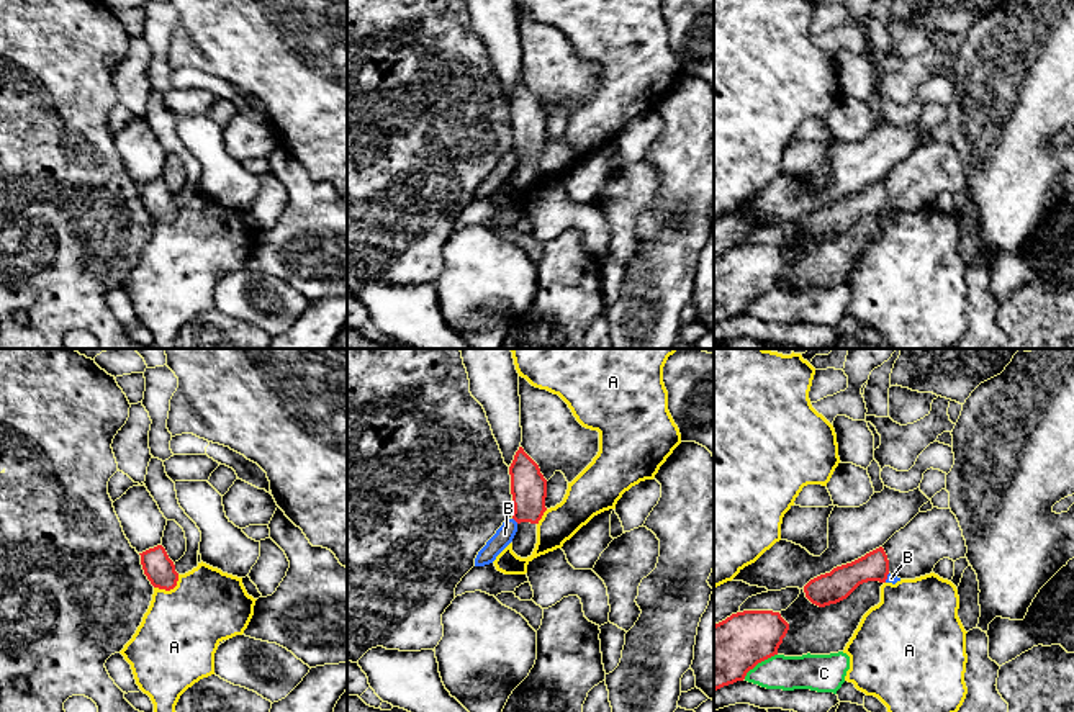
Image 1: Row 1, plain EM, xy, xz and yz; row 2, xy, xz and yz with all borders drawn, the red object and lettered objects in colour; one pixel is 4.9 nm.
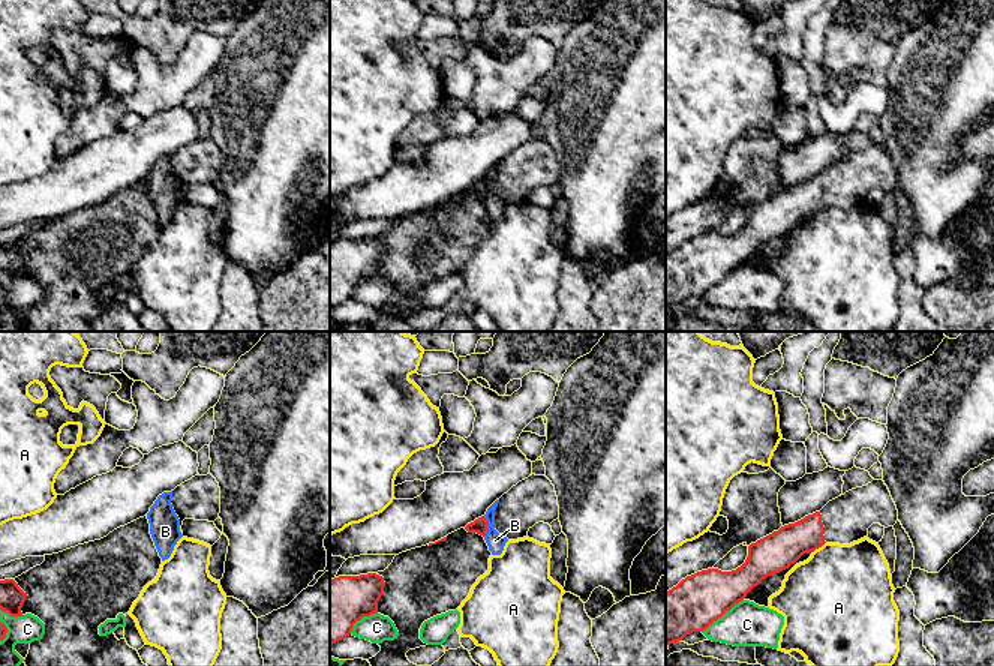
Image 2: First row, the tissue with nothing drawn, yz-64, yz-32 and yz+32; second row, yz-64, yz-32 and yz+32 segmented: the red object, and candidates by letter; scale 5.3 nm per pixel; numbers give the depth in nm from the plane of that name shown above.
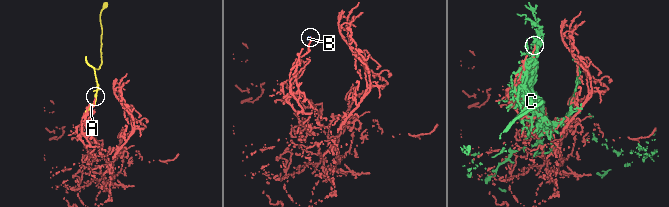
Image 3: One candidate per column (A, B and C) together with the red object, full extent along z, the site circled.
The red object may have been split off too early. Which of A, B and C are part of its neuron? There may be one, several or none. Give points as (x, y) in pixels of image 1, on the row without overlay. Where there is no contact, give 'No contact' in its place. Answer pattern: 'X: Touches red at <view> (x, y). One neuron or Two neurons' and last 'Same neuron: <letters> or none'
A: Touches red at xy (169, 223). Two neurons
B: Touches red at xz (516, 154). Two neurons
C: Touches red at yz (758, 295). Two neurons
Same neuron: none

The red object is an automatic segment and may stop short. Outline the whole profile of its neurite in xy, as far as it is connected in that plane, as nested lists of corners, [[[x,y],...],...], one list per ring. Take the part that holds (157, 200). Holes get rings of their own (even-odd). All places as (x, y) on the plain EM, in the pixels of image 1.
[[[162,178],[149,182],[139,188],[144,208],[154,221],[170,224],[177,219],[178,206]]]

